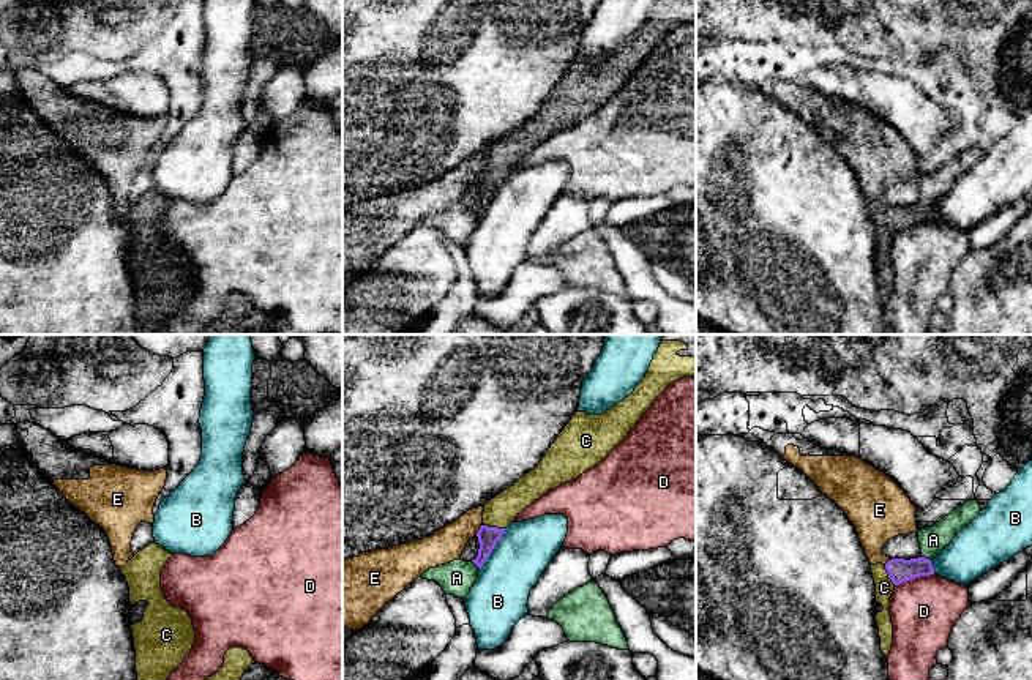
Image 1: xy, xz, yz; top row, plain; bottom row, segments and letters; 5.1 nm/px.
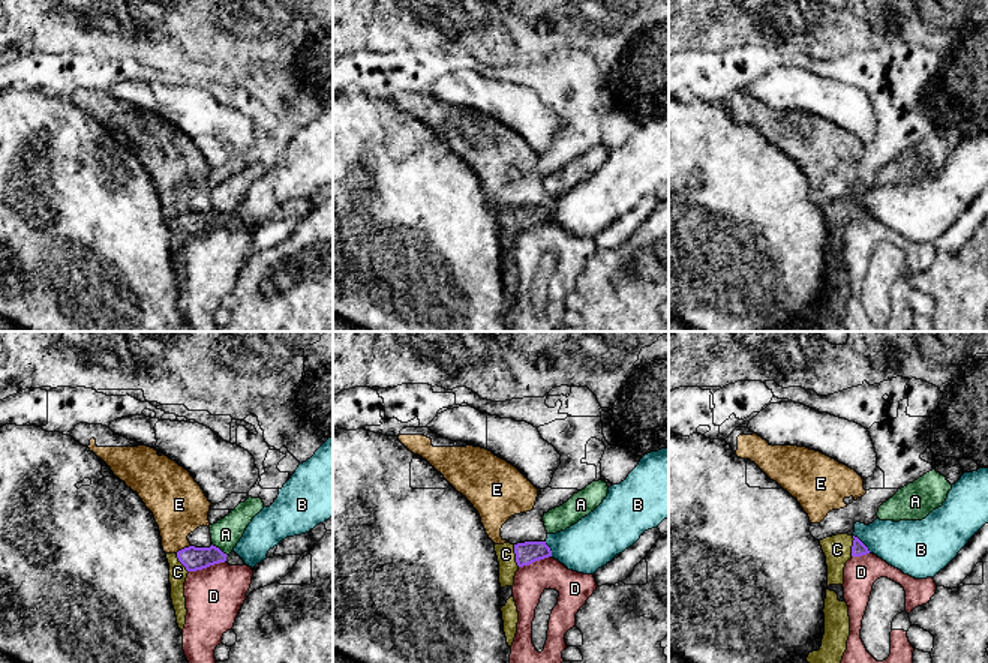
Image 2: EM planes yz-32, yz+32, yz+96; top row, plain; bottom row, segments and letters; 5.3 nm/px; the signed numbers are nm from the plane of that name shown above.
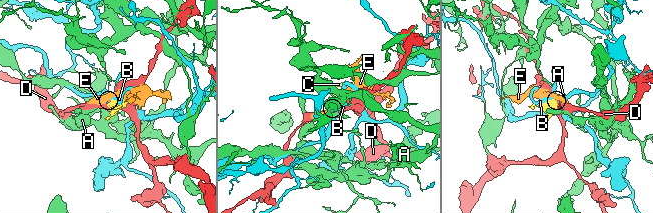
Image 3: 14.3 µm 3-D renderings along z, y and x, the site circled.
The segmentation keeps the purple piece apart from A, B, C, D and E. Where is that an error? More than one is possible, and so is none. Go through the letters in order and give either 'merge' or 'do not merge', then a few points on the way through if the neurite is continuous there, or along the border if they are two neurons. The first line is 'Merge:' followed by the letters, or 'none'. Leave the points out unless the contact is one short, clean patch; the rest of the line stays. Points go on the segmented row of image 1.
Merge: C
A: do not merge | along yz (922, 556), (930, 560)
B: do not merge | along xz (505, 529), (480, 568)
C: merge | across xz (488, 537), (494, 527), (501, 511)
D: do not merge | along yz (933, 573), (916, 576), (895, 586)
E: do not merge | along xz (482, 524), (475, 534)

